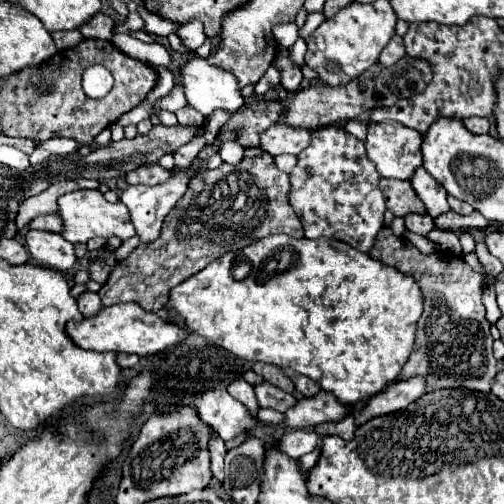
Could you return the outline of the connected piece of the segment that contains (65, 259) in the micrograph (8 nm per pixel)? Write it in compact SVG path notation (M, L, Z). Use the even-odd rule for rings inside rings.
M28 230L26 246L28 246L30 256L42 266L50 266L56 270L68 270L76 262L74 246L54 232Z

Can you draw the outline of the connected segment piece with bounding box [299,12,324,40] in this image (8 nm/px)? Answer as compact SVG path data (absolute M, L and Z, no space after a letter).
M312 12L304 24L304 28L299 30L301 36L304 36L304 40L308 40L308 36L324 22L324 12Z

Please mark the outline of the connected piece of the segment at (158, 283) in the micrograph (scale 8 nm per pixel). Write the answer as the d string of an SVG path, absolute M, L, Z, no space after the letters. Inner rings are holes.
M266 156L246 158L246 160L248 164L238 164L238 168L230 168L230 164L222 164L220 168L200 172L198 176L194 176L194 180L190 180L190 188L186 190L186 196L182 196L182 200L174 206L174 212L166 216L166 224L162 226L160 240L154 244L140 244L124 262L114 266L108 282L98 292L104 306L112 306L118 302L136 302L146 312L160 312L166 306L170 288L182 284L184 280L206 268L210 262L224 256L226 252L240 250L270 234L288 234L292 238L304 238L300 220L296 218L290 204L286 204L286 194L290 192L288 174L280 172L274 162L266 162L270 160Z

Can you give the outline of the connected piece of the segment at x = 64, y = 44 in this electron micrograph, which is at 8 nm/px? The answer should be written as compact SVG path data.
M60 30L60 32L52 32L52 38L58 50L66 50L66 48L78 46L84 36L80 34L80 30Z

